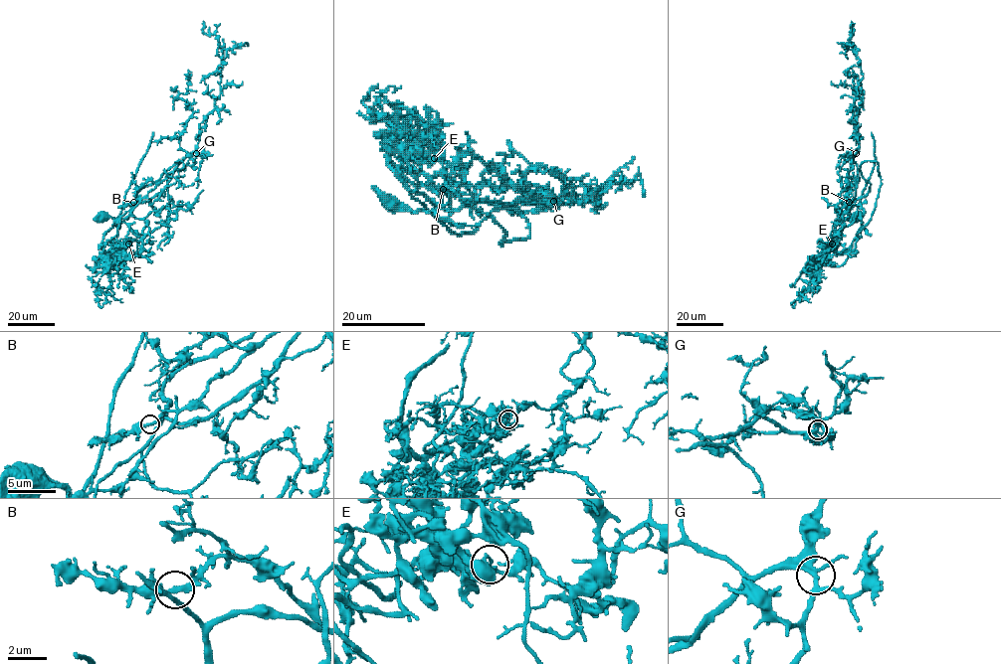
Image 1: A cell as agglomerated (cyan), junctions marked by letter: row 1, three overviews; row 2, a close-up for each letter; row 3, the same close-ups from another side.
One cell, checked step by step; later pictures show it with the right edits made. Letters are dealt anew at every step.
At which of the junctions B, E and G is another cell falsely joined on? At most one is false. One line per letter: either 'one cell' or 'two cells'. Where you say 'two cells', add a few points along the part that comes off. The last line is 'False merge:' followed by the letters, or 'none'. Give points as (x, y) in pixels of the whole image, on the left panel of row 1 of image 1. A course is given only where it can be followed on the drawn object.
B: one cell
E: two cells; course (128, 244), (119, 252), (117, 247), (102, 246), (102, 240), (116, 221), (125, 192), (153, 132)
G: one cell
False merge: E

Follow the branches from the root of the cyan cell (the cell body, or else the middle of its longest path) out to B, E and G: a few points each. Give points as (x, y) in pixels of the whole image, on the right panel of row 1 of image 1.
B: (856, 217), (862, 228), (861, 222), (851, 248), (839, 252), (830, 244), (836, 241), (833, 226), (849, 202)
E: (856, 217), (861, 221), (862, 228), (861, 222), (852, 246), (838, 251), (838, 245), (834, 241), (832, 244)
G: (856, 217), (862, 228), (839, 252), (830, 244), (833, 226), (859, 180), (856, 153)

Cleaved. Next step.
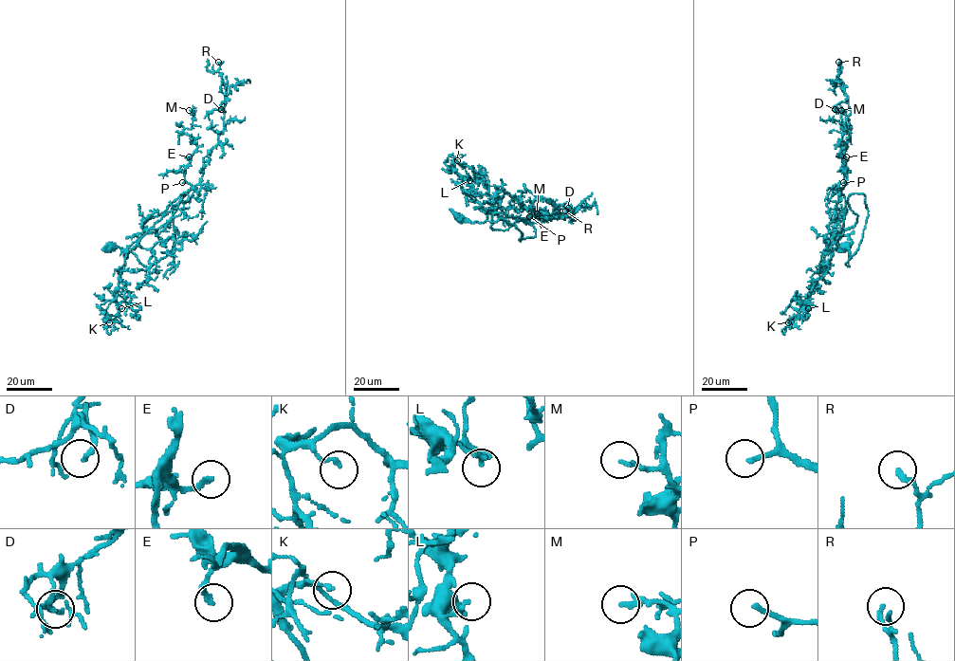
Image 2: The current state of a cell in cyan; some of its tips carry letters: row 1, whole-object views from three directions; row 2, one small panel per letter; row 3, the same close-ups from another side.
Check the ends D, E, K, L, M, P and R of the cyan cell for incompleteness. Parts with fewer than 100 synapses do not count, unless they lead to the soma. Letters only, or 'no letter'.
P

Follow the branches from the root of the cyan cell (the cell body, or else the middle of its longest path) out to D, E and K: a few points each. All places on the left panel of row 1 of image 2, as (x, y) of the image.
D: (112, 247), (146, 266), (168, 254), (172, 208), (188, 193), (144, 224), (161, 228), (199, 182), (221, 109)
E: (112, 247), (146, 266), (168, 254), (172, 208), (188, 193), (144, 224), (161, 228), (192, 186), (189, 156)
K: (112, 247), (146, 266), (165, 257), (175, 239), (172, 208), (188, 193), (150, 217), (128, 247), (109, 322)

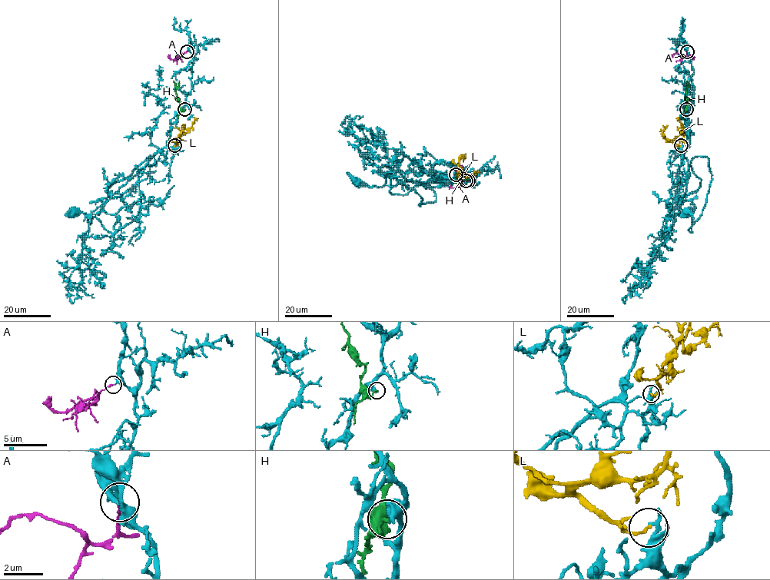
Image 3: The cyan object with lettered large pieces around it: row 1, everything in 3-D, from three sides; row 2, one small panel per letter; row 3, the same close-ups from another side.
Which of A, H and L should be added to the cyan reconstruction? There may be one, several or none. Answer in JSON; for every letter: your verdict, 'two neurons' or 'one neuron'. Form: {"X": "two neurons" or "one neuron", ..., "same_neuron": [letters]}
{"A": "one neuron", "H": "two neurons", "L": "two neurons", "same_neuron": ["A"]}

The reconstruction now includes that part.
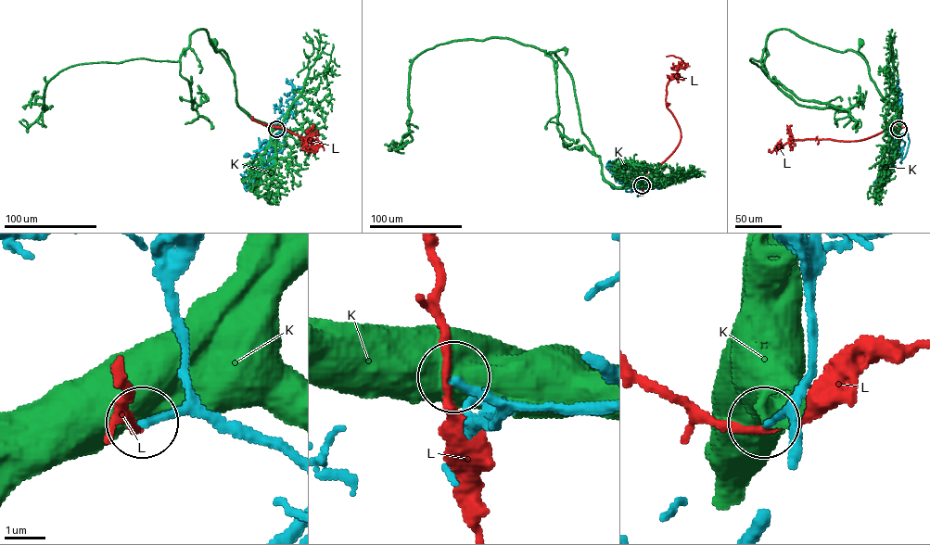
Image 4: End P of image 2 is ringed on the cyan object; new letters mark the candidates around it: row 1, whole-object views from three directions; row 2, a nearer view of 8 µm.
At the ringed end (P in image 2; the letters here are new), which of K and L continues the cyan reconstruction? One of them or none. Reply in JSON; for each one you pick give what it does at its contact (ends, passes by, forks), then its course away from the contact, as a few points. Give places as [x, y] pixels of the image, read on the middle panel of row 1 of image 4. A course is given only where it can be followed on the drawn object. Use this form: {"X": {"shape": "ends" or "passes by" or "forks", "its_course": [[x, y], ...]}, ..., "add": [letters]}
{"add": []}

